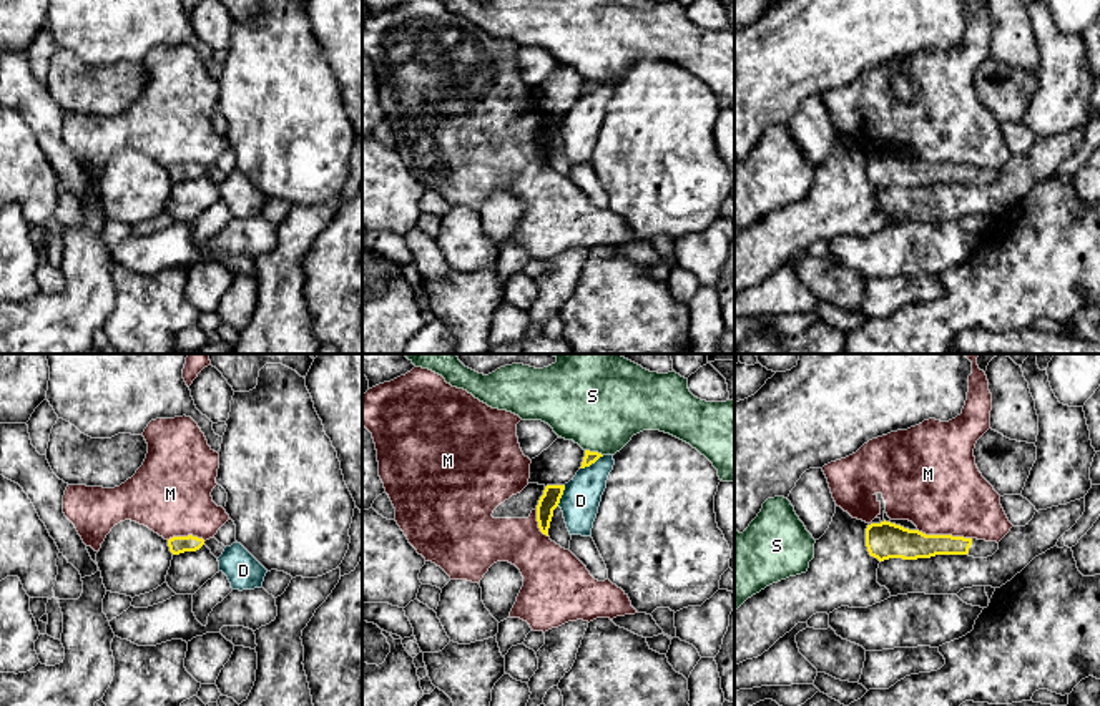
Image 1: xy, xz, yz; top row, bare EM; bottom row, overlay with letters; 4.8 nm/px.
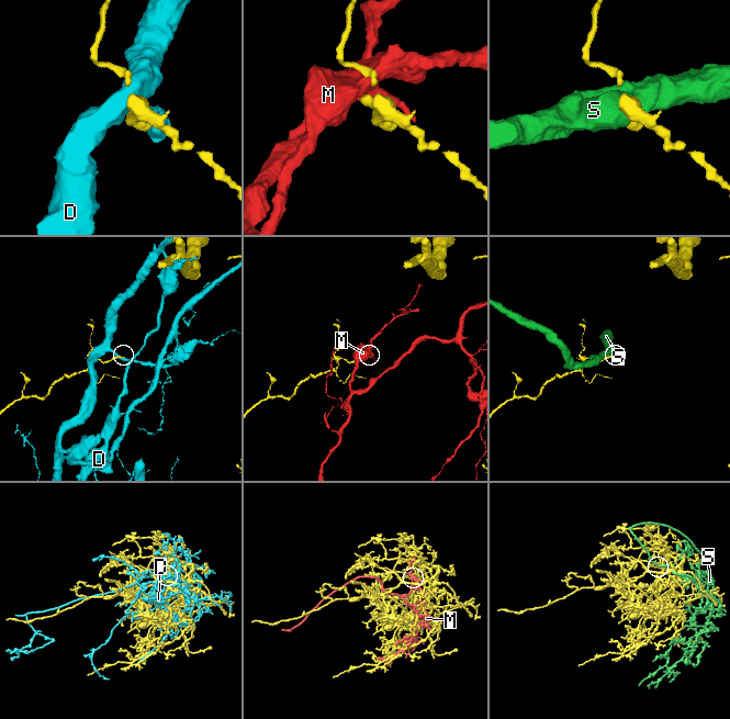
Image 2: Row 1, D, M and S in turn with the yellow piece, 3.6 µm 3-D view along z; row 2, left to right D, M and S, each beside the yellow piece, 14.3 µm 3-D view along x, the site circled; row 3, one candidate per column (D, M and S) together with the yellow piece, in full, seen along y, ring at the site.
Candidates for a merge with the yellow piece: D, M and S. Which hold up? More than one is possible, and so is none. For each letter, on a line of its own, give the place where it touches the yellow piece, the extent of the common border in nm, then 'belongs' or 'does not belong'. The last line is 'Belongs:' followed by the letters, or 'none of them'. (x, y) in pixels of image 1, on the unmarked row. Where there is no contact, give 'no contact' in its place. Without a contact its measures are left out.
D: xz (592, 90) | 140 nm | does not belong
M: yz (944, 163) | 260 nm | does not belong
S: xz (594, 80) | 90 nm | does not belong
Belongs: none of them

